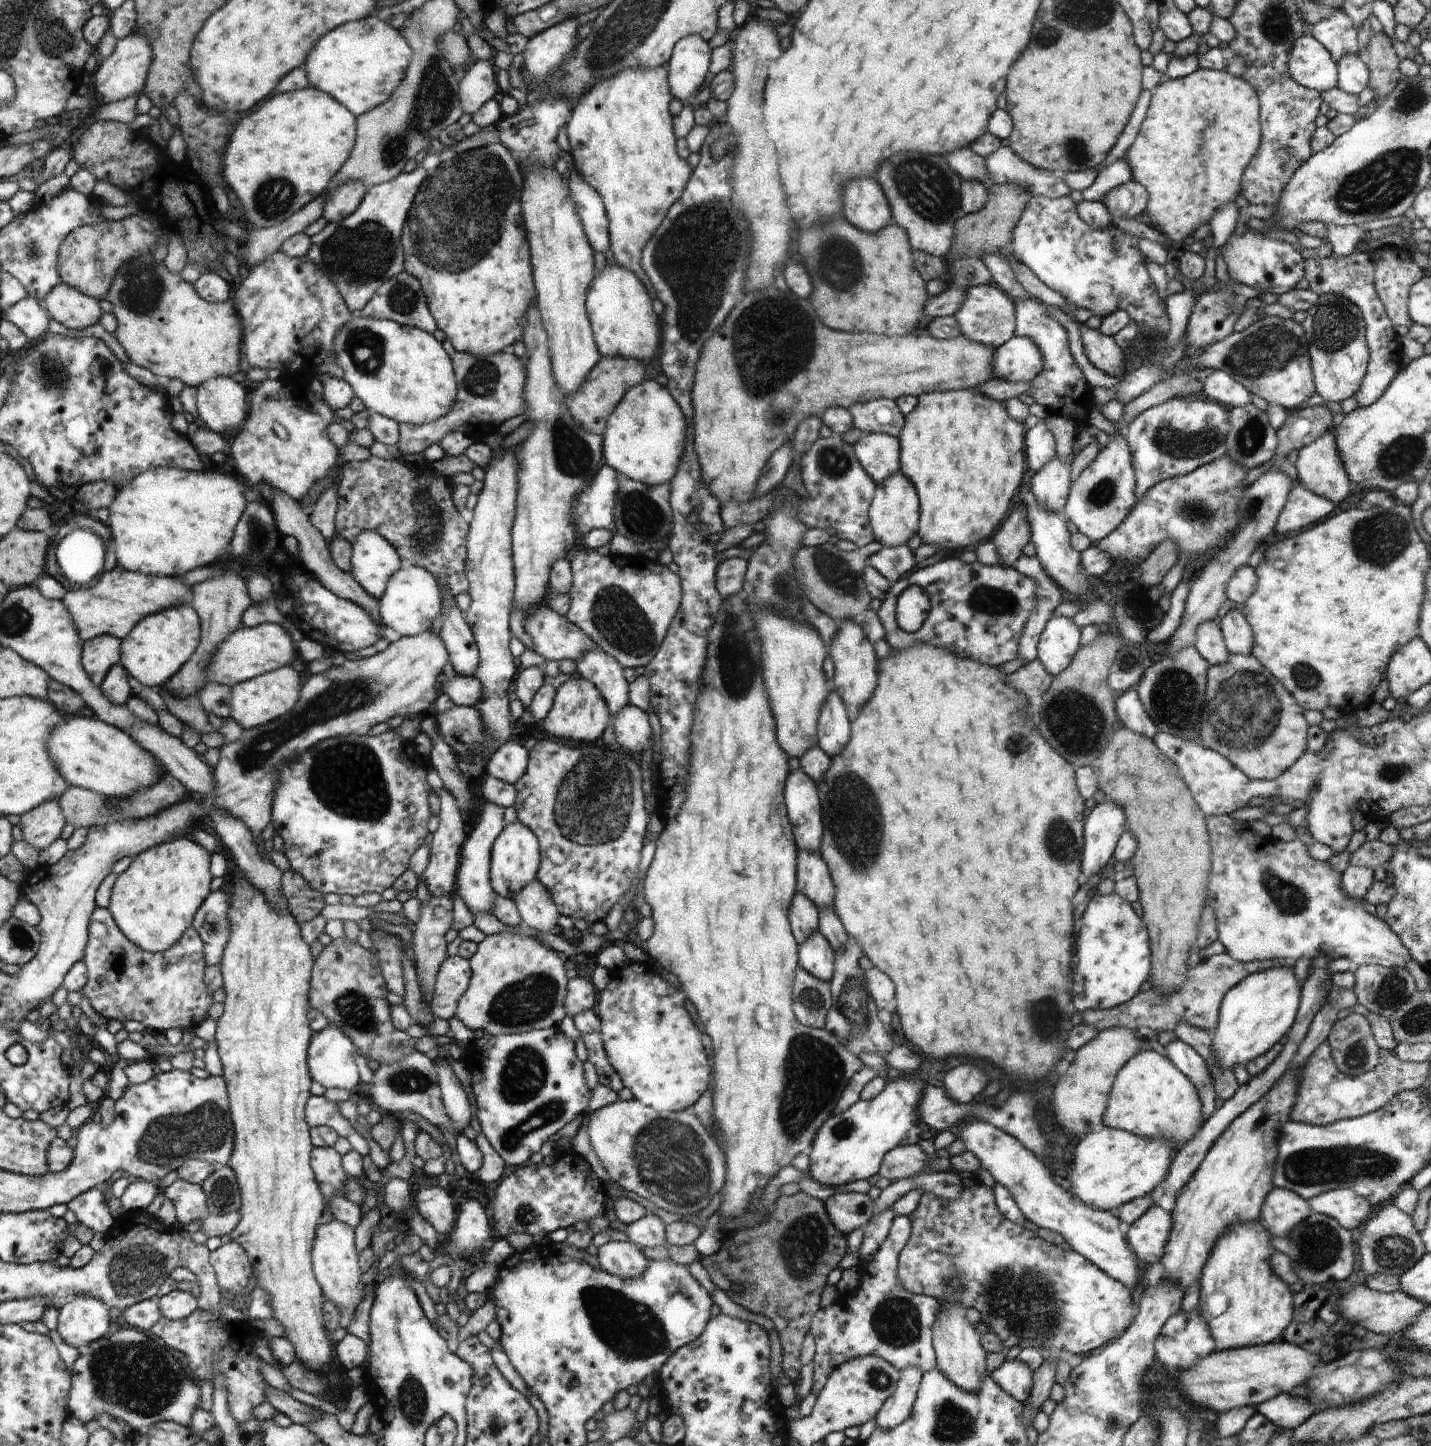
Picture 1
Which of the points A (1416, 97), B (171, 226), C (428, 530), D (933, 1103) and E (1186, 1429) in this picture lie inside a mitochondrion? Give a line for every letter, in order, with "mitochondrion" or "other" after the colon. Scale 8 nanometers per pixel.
A: mitochondrion
B: other
C: mitochondrion
D: other
E: other

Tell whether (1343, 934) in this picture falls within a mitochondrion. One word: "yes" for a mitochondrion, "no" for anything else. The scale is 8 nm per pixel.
no

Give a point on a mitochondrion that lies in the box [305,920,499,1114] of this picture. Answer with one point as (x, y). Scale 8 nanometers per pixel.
(353, 1010)

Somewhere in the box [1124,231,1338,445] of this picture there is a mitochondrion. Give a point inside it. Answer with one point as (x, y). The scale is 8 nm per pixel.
(1267, 350)

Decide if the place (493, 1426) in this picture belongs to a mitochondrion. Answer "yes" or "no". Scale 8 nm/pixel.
yes

